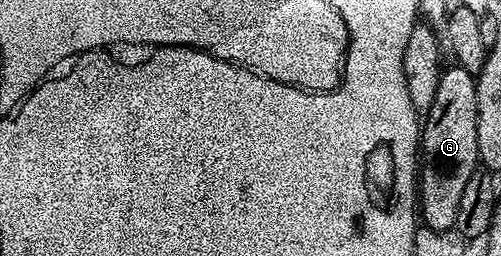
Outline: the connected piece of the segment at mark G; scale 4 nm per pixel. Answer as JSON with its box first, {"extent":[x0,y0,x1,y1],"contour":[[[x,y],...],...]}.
{"extent":[419,66,478,232],"contour":[[[460,66],[446,67],[439,78],[434,105],[424,117],[419,137],[419,216],[424,227],[436,232],[448,232],[456,225],[459,201],[463,190],[471,182],[471,174],[478,171],[477,159],[477,81],[474,73]]]}

